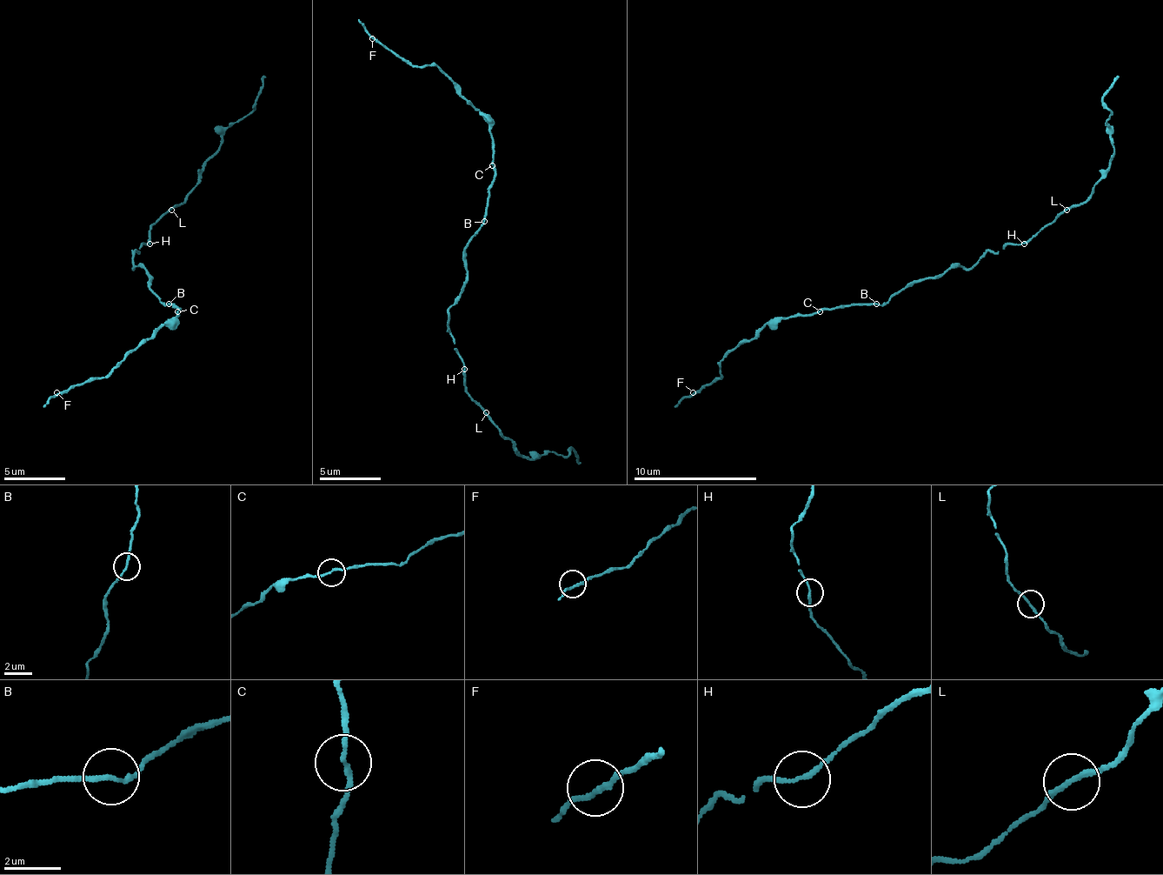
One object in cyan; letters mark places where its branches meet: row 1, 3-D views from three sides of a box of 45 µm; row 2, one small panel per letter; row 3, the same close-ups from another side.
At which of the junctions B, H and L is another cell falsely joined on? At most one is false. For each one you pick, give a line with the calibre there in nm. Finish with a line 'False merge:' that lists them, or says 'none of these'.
False merge: none of these

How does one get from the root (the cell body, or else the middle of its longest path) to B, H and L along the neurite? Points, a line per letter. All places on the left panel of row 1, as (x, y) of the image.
B: (149, 277), (152, 293), (162, 303), (168, 303)
H: (149, 277), (140, 265), (134, 269), (134, 253), (140, 250), (143, 243), (149, 243)
L: (149, 277), (140, 265), (134, 269), (134, 253), (140, 250), (143, 243), (149, 243), (149, 228), (171, 210)

